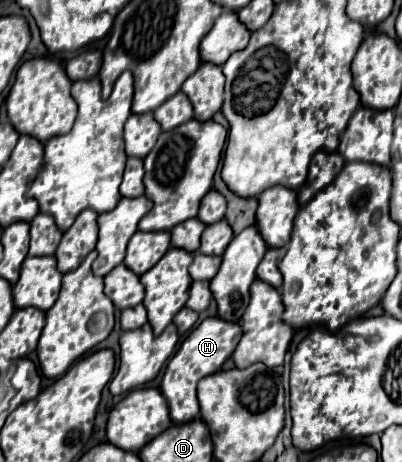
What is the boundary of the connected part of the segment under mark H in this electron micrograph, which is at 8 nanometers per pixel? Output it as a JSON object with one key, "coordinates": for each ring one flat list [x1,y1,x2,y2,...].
{"coordinates":[[205,318,197,328,191,330,191,334,179,346,175,356,169,360,163,374,163,382,161,382,161,392,167,398,173,422,177,424,191,422,193,418,199,416,199,402,195,396,197,382,209,374,215,374,223,366,223,362,233,354,235,346,239,344,241,334,243,332,239,324,227,322,221,318]]}

